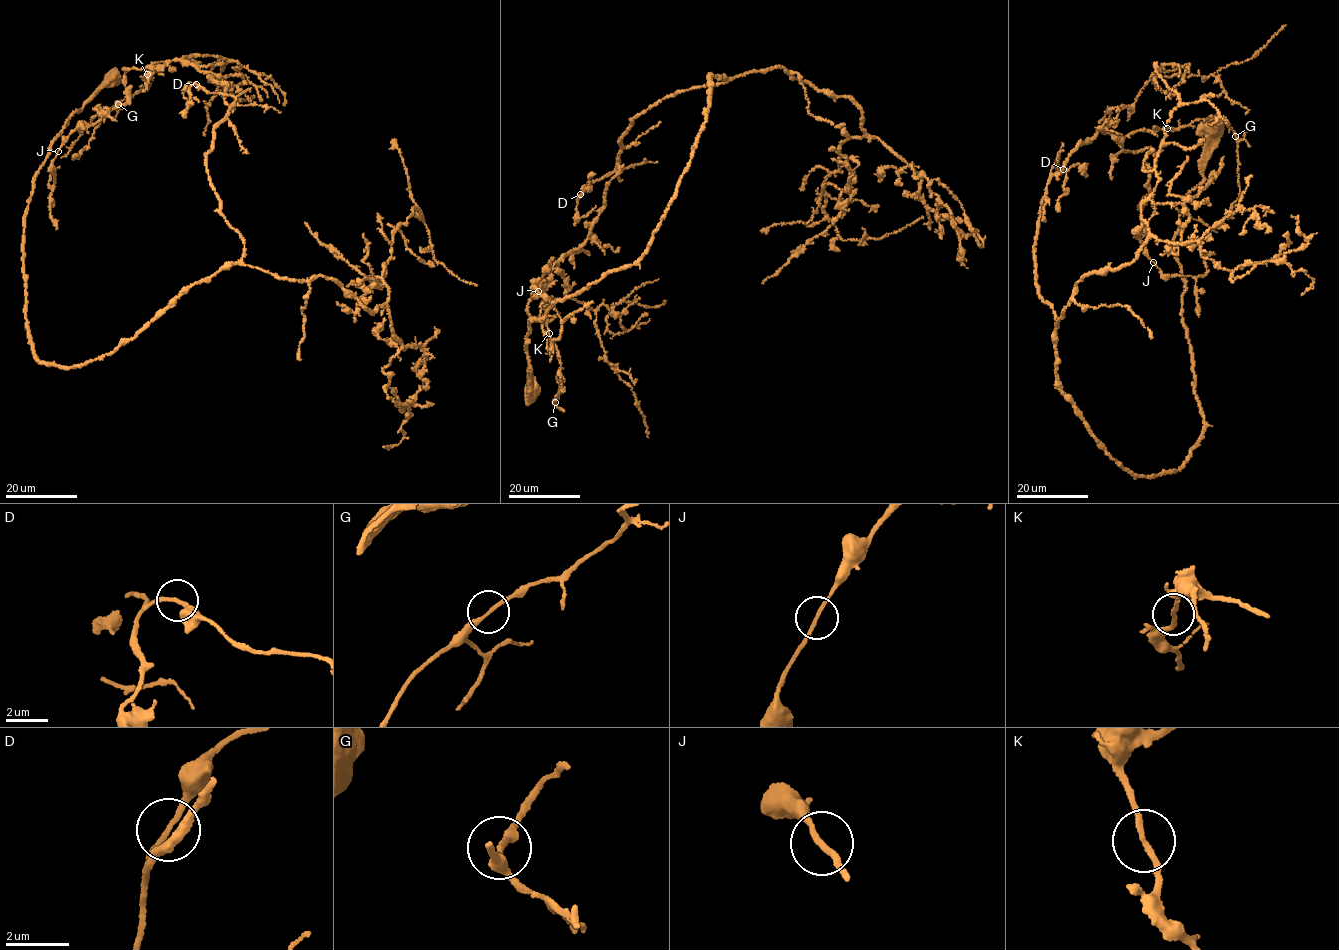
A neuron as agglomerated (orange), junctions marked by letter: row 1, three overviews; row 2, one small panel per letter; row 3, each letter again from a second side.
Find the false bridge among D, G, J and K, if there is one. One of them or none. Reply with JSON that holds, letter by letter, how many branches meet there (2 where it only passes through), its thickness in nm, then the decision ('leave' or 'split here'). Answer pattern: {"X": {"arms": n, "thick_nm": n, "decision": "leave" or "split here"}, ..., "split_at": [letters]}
{"D": {"arms": 2, "thick_nm": 160, "decision": "leave"}, "G": {"arms": 2, "thick_nm": 190, "decision": "leave"}, "J": {"arms": 2, "thick_nm": 160, "decision": "leave"}, "K": {"arms": 2, "thick_nm": 160, "decision": "leave"}, "split_at": []}

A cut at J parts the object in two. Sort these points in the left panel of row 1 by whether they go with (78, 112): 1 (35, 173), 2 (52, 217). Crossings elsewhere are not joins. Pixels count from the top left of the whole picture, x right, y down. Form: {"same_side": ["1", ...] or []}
{"same_side": ["1"]}

